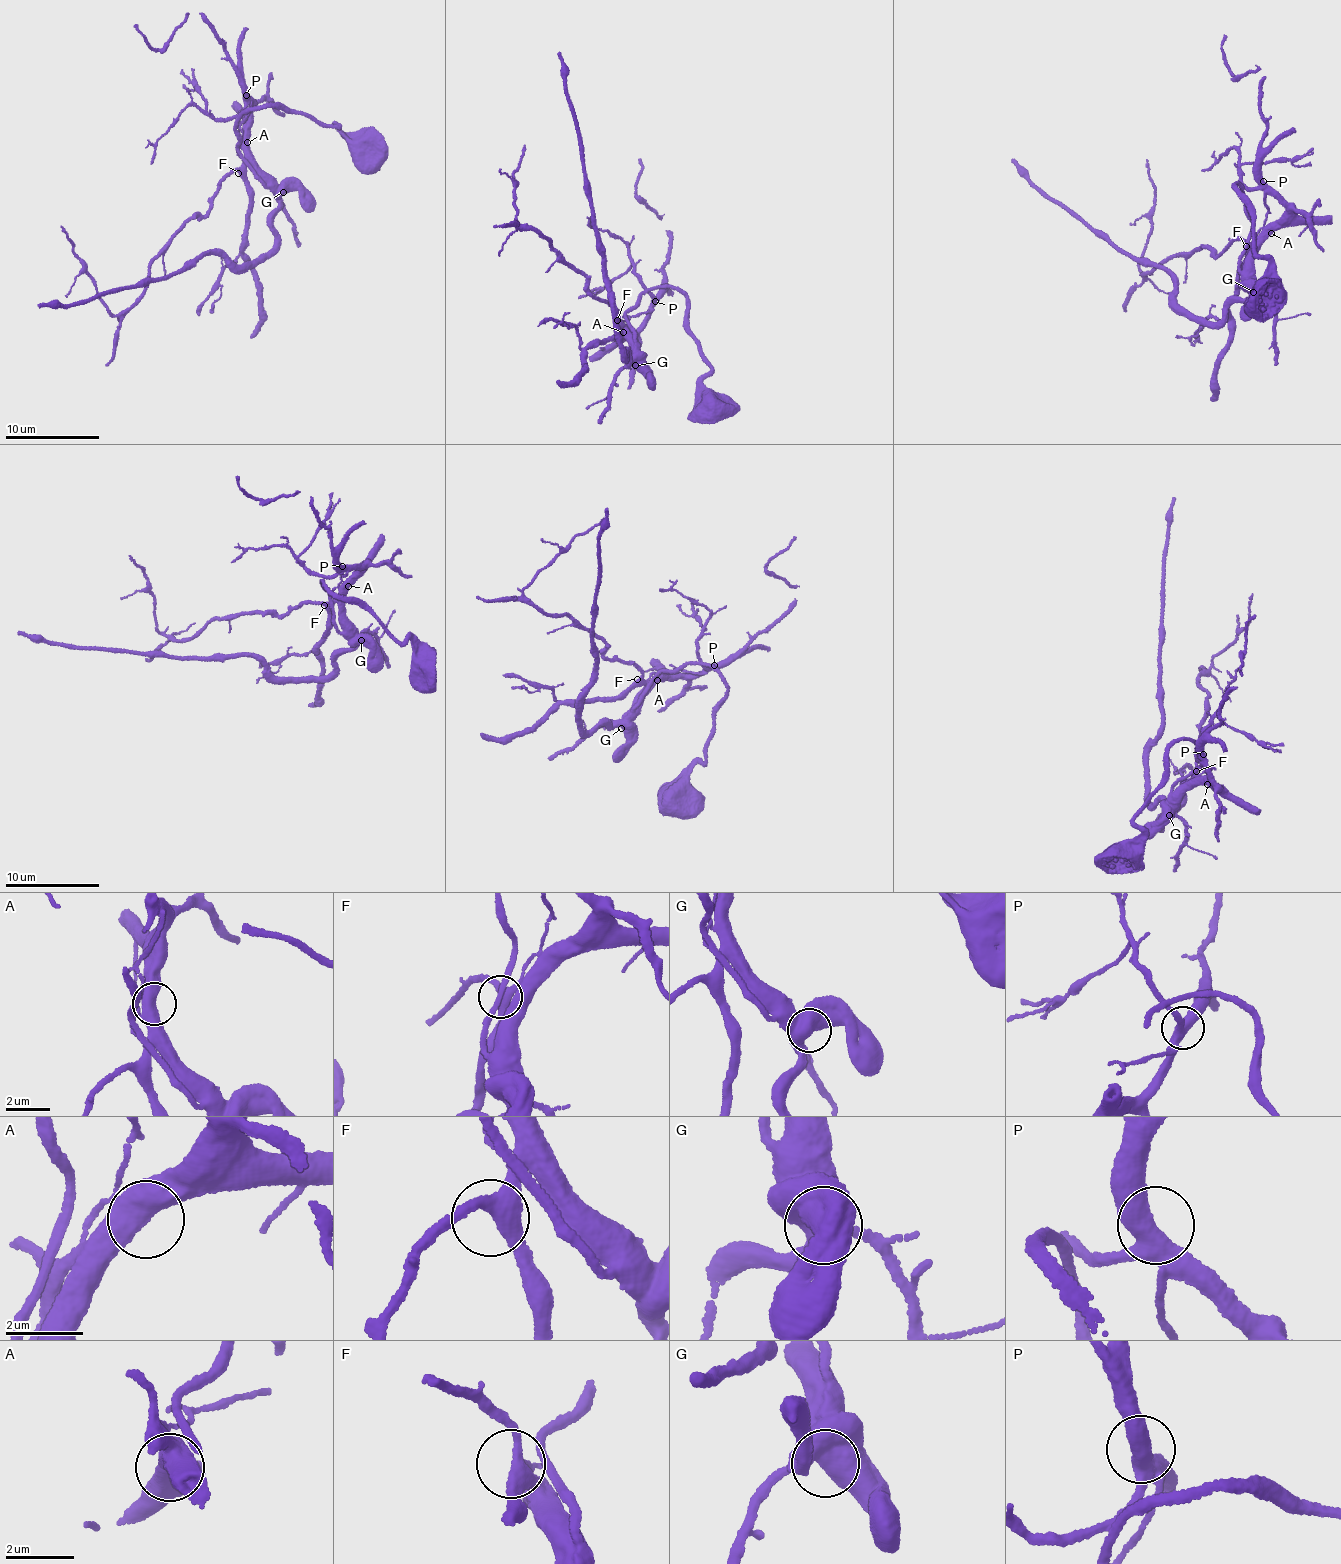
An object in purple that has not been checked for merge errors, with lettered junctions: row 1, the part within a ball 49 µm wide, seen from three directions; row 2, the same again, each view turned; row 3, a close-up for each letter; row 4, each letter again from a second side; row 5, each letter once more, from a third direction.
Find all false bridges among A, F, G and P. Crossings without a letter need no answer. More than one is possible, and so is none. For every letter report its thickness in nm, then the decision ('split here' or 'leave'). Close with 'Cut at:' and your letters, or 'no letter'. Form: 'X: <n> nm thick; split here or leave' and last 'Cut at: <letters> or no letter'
A: 460 nm thick; leave
F: 360 nm thick; leave
G: 600 nm thick; leave
P: 440 nm thick; leave
Cut at: no letter

